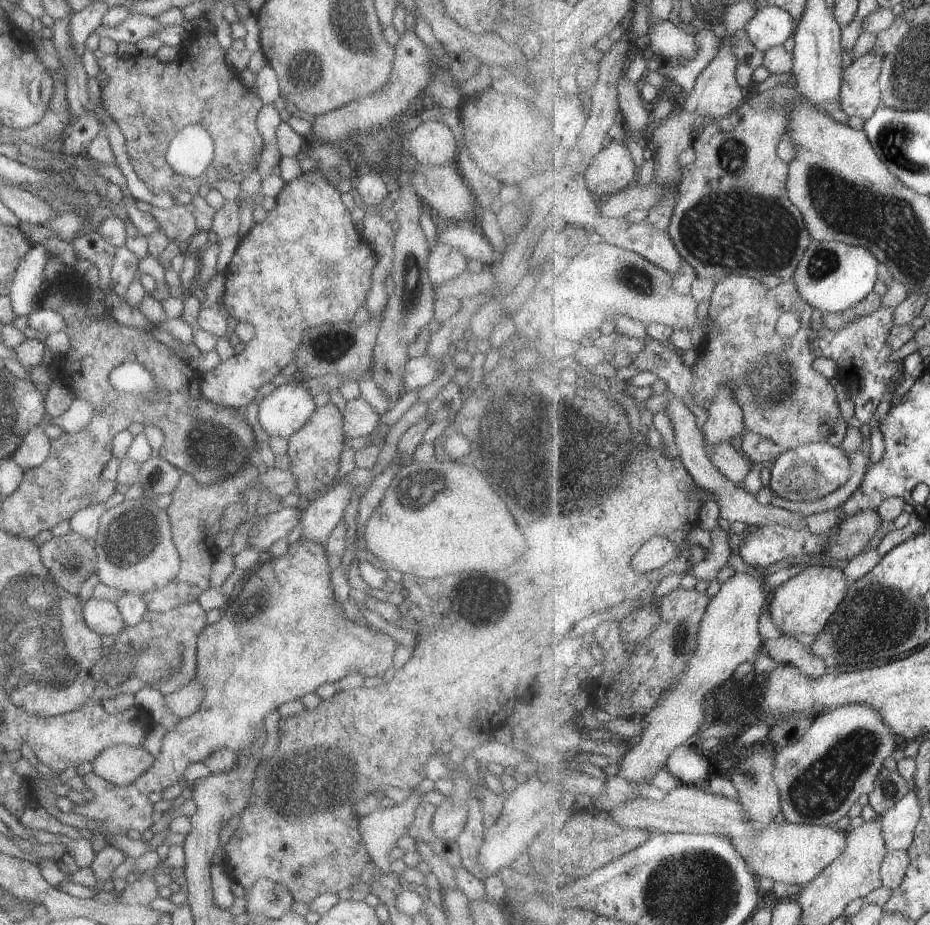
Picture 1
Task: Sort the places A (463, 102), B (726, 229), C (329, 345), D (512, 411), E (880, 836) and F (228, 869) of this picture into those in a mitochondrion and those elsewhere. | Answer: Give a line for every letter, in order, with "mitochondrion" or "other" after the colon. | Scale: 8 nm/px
A: other
B: mitochondrion
C: mitochondrion
D: mitochondrion
E: other
F: other

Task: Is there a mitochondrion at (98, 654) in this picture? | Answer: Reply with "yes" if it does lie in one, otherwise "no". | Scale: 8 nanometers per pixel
no

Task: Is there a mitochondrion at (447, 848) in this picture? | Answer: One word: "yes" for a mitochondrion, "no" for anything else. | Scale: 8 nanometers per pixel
no

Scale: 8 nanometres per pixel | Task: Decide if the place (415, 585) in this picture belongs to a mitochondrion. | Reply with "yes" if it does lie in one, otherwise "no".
no

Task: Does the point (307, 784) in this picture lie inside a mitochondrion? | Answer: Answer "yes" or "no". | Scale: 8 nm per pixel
yes

